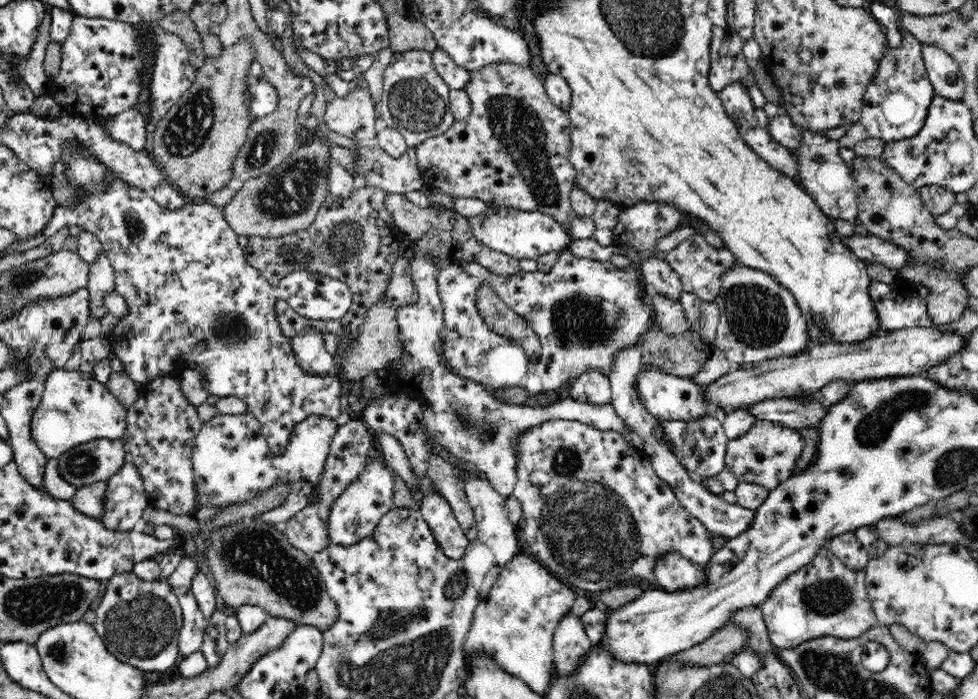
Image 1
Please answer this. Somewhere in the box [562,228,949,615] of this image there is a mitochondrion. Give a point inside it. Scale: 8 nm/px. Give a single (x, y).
(757, 317)

